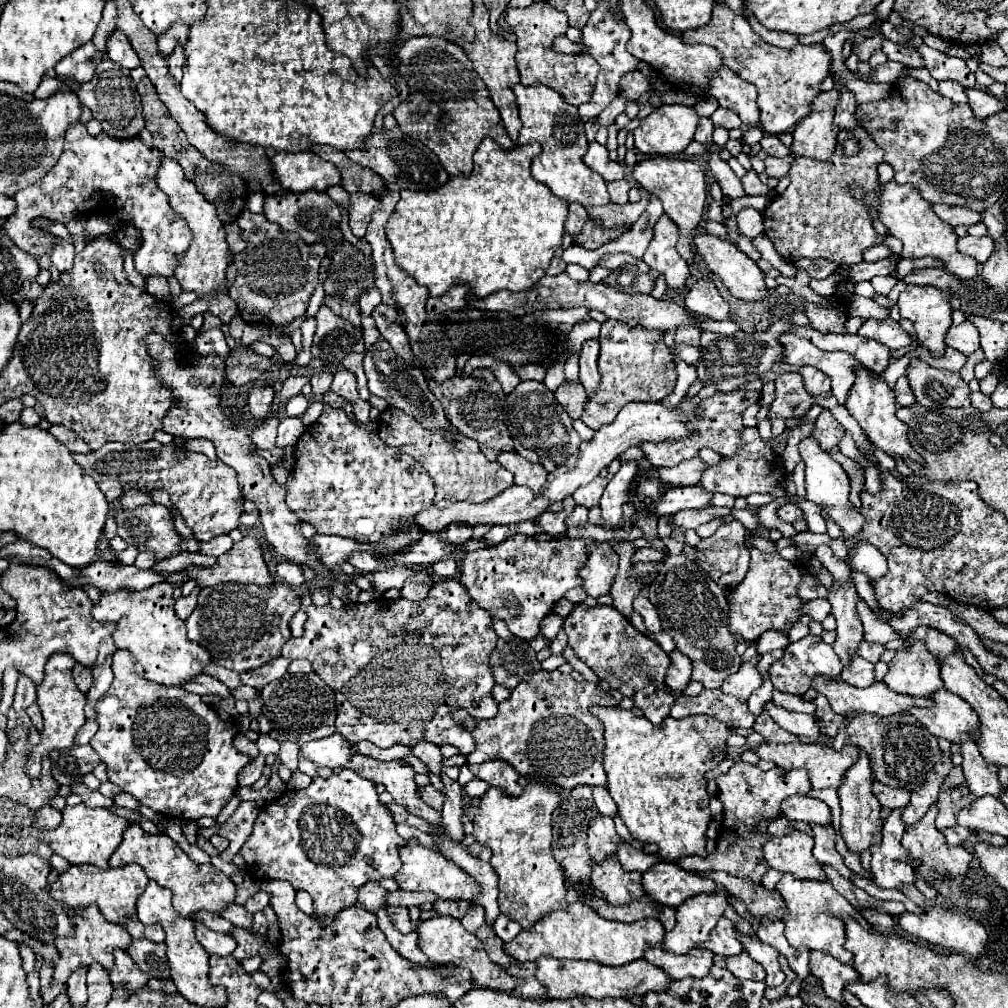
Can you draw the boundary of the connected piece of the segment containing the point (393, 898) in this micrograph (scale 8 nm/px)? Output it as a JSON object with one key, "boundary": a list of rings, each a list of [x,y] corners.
{"boundary":[[[395,890],[385,896],[389,906],[421,906],[423,902],[435,902],[437,894],[431,892],[407,892],[407,890]]]}

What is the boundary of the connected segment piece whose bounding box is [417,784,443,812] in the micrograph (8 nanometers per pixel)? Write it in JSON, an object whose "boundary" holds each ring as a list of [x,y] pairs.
{"boundary":[[[431,784],[429,786],[417,786],[419,790],[419,796],[423,798],[423,802],[431,808],[435,808],[437,812],[441,812],[441,806],[443,806],[443,794],[439,790],[435,790]]]}

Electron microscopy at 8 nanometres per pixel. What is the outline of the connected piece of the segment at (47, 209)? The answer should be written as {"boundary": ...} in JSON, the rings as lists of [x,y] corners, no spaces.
{"boundary":[[[75,124],[67,130],[65,150],[59,162],[39,182],[15,194],[17,212],[7,218],[1,230],[11,236],[21,250],[39,258],[41,254],[51,254],[55,236],[35,230],[31,226],[33,218],[41,216],[65,222],[101,212],[110,222],[133,224],[141,230],[141,248],[133,256],[139,274],[161,274],[169,278],[191,242],[191,230],[187,222],[171,210],[167,196],[155,184],[159,164],[159,152],[147,148],[141,138],[115,140],[105,132],[93,138],[83,124]]]}

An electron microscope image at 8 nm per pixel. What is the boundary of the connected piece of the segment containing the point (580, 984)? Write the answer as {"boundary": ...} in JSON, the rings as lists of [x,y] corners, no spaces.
{"boundary":[[[543,956],[537,962],[537,980],[545,986],[545,996],[547,998],[575,998],[575,996],[591,996],[595,1000],[603,998],[631,998],[631,996],[641,996],[647,992],[663,992],[669,986],[669,976],[649,964],[645,958],[635,960],[627,966],[621,968],[611,968],[603,966],[597,962],[583,962],[583,960],[557,960],[551,956]]]}

